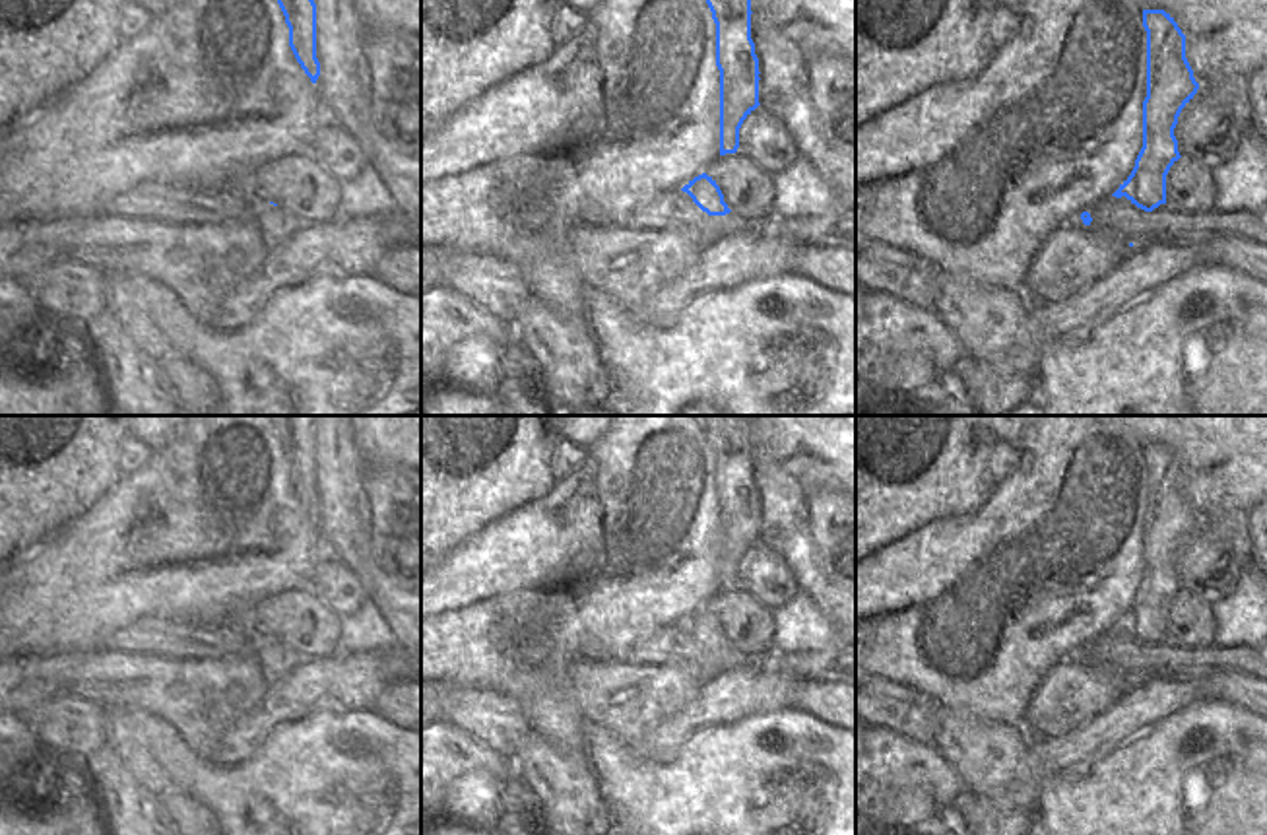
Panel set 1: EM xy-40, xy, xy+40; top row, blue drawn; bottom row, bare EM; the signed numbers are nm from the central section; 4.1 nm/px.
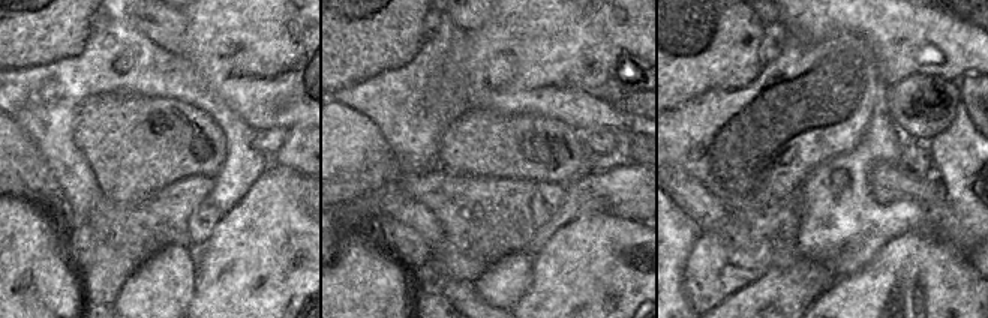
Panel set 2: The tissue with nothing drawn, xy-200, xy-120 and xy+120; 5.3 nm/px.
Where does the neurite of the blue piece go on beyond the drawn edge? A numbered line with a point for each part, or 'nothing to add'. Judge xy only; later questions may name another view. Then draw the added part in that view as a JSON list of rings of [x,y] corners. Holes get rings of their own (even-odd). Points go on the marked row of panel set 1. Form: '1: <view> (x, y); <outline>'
nothing to add

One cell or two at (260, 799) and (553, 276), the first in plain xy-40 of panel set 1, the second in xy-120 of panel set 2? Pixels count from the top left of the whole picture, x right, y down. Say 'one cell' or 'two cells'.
one cell

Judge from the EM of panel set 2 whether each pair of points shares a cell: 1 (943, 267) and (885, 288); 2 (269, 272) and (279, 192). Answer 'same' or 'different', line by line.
1: same
2: same

